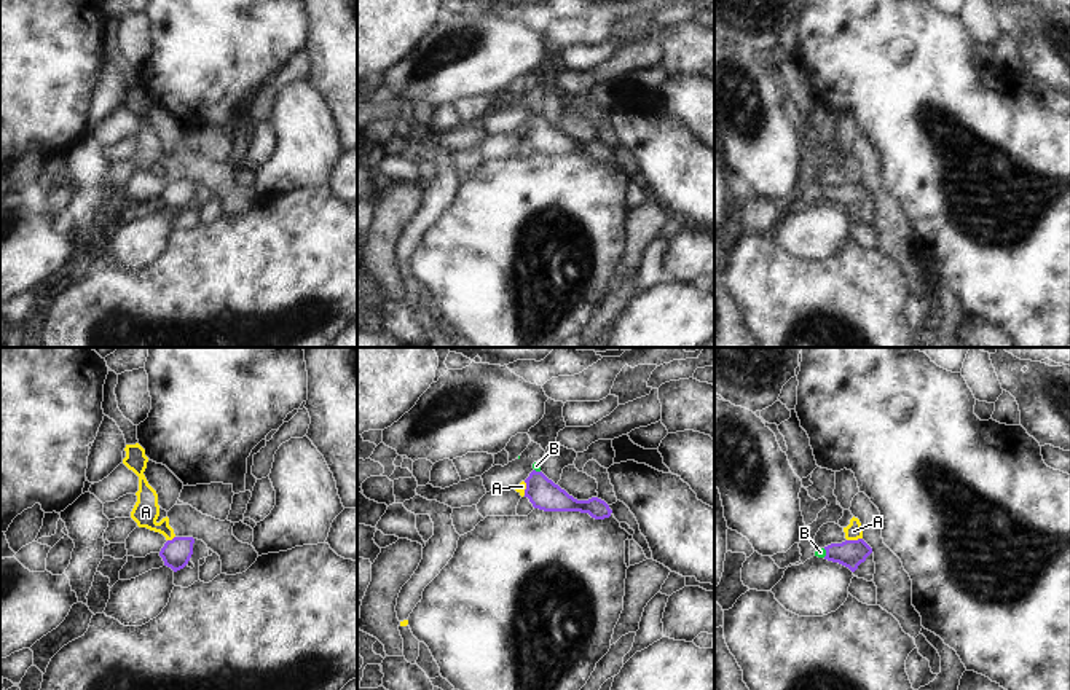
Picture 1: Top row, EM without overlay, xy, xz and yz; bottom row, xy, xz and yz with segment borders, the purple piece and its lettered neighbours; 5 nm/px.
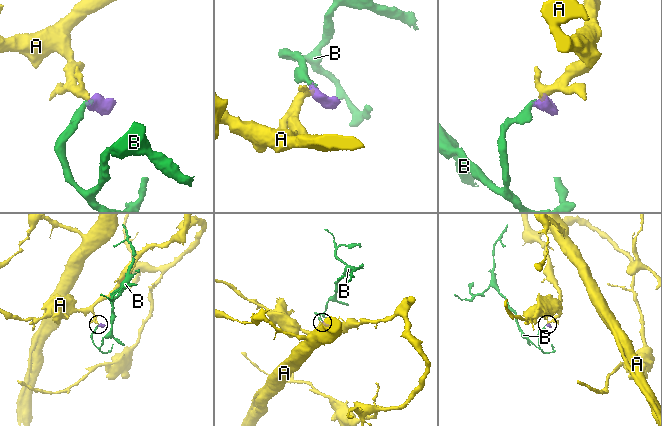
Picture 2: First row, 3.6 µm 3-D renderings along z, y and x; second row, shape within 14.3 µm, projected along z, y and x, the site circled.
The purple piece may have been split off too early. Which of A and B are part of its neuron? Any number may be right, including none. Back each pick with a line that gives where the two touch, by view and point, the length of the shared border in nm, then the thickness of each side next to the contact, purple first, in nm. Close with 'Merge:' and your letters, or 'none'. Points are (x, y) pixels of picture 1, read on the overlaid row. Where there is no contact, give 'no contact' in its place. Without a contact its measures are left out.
B: meets purple in yz at (826, 553); contact 50 nm long; 140 nm thick on the purple side, 50 nm on the other
Merge: B

